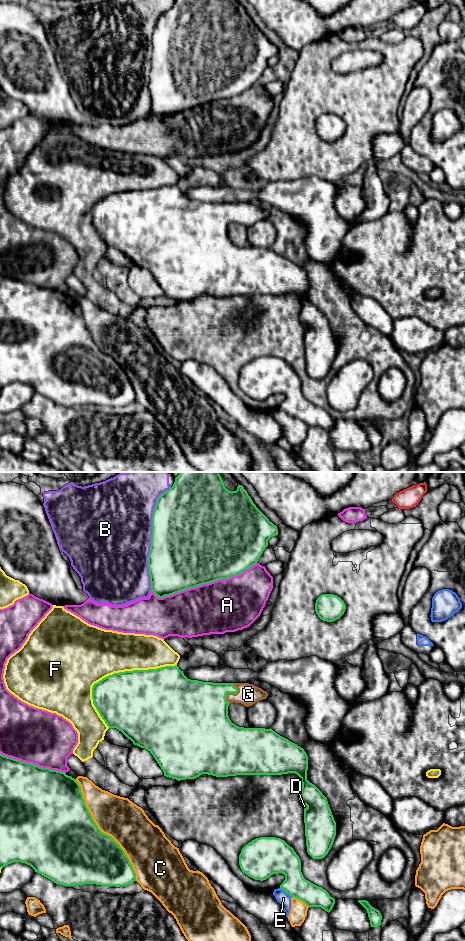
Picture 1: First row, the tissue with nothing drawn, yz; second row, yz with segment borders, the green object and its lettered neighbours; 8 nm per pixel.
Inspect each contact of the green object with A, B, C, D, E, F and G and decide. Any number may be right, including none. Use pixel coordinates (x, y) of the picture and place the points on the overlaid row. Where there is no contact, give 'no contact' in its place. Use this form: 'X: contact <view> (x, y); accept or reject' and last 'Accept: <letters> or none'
A: contact yz (203, 583); reject
B: contact yz (151, 537); reject
C: contact yz (102, 832); reject
D: contact yz (306, 805); reject
E: contact yz (286, 892); reject
F: contact yz (114, 673); reject
G: contact yz (231, 692); accept
Accept: G

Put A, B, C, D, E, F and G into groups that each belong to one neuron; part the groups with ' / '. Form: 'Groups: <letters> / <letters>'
Groups: A / B / C E / D / F / G

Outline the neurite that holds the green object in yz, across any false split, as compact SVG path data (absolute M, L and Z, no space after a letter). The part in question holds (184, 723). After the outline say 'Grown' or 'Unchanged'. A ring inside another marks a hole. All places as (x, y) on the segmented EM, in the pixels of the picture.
M177 665L114 673L92 687L93 704L107 726L121 731L134 745L147 749L166 777L180 781L202 774L216 777L297 774L302 783L299 800L307 806L304 809L307 852L313 859L322 859L333 845L336 822L327 798L307 780L306 752L271 728L239 727L229 719L230 703L249 707L267 696L266 691L249 683L188 679Z. Grown

